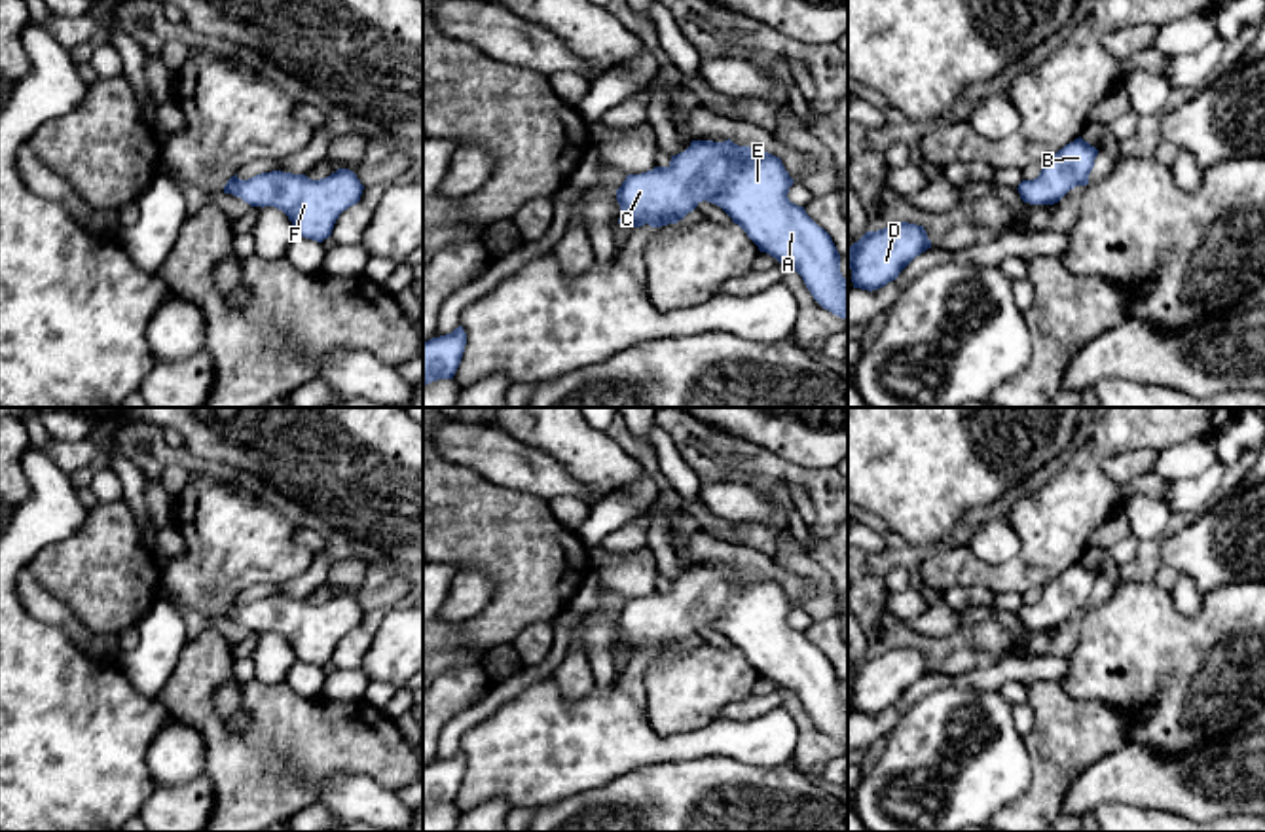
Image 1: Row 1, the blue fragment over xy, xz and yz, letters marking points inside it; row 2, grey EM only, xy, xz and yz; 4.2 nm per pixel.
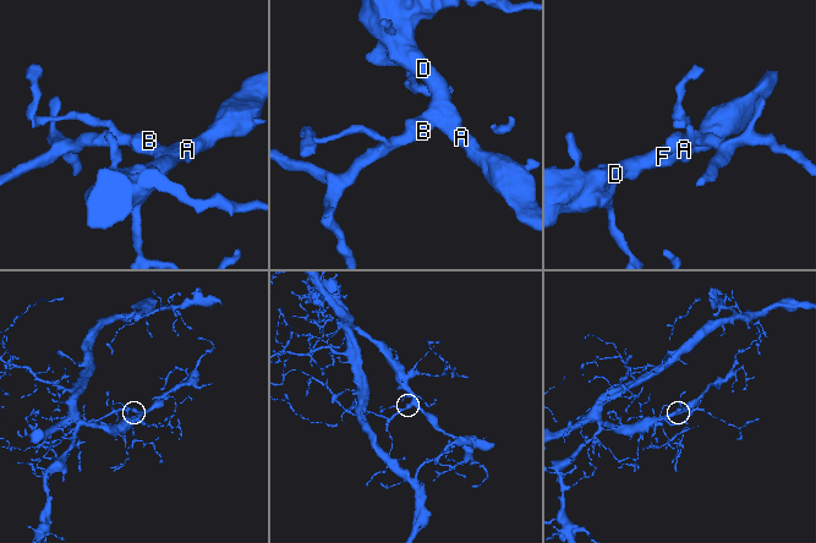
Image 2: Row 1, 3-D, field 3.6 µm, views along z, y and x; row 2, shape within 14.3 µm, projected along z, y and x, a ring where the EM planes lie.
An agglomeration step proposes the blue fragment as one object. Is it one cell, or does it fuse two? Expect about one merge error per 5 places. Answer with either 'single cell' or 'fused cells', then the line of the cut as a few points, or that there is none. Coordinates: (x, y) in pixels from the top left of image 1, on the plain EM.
single cell; cut none

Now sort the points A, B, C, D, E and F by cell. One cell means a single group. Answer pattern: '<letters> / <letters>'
A B C D E F

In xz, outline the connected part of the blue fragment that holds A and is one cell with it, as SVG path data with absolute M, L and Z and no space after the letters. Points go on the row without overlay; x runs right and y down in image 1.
M692 565L668 591L628 599L616 614L618 648L677 648L702 625L721 631L761 677L793 692L814 724L848 745L848 705L831 660L789 625L793 603L779 582L749 570Z

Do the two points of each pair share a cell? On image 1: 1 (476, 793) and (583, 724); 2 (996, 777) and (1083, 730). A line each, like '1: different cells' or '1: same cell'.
1: same cell
2: different cells

